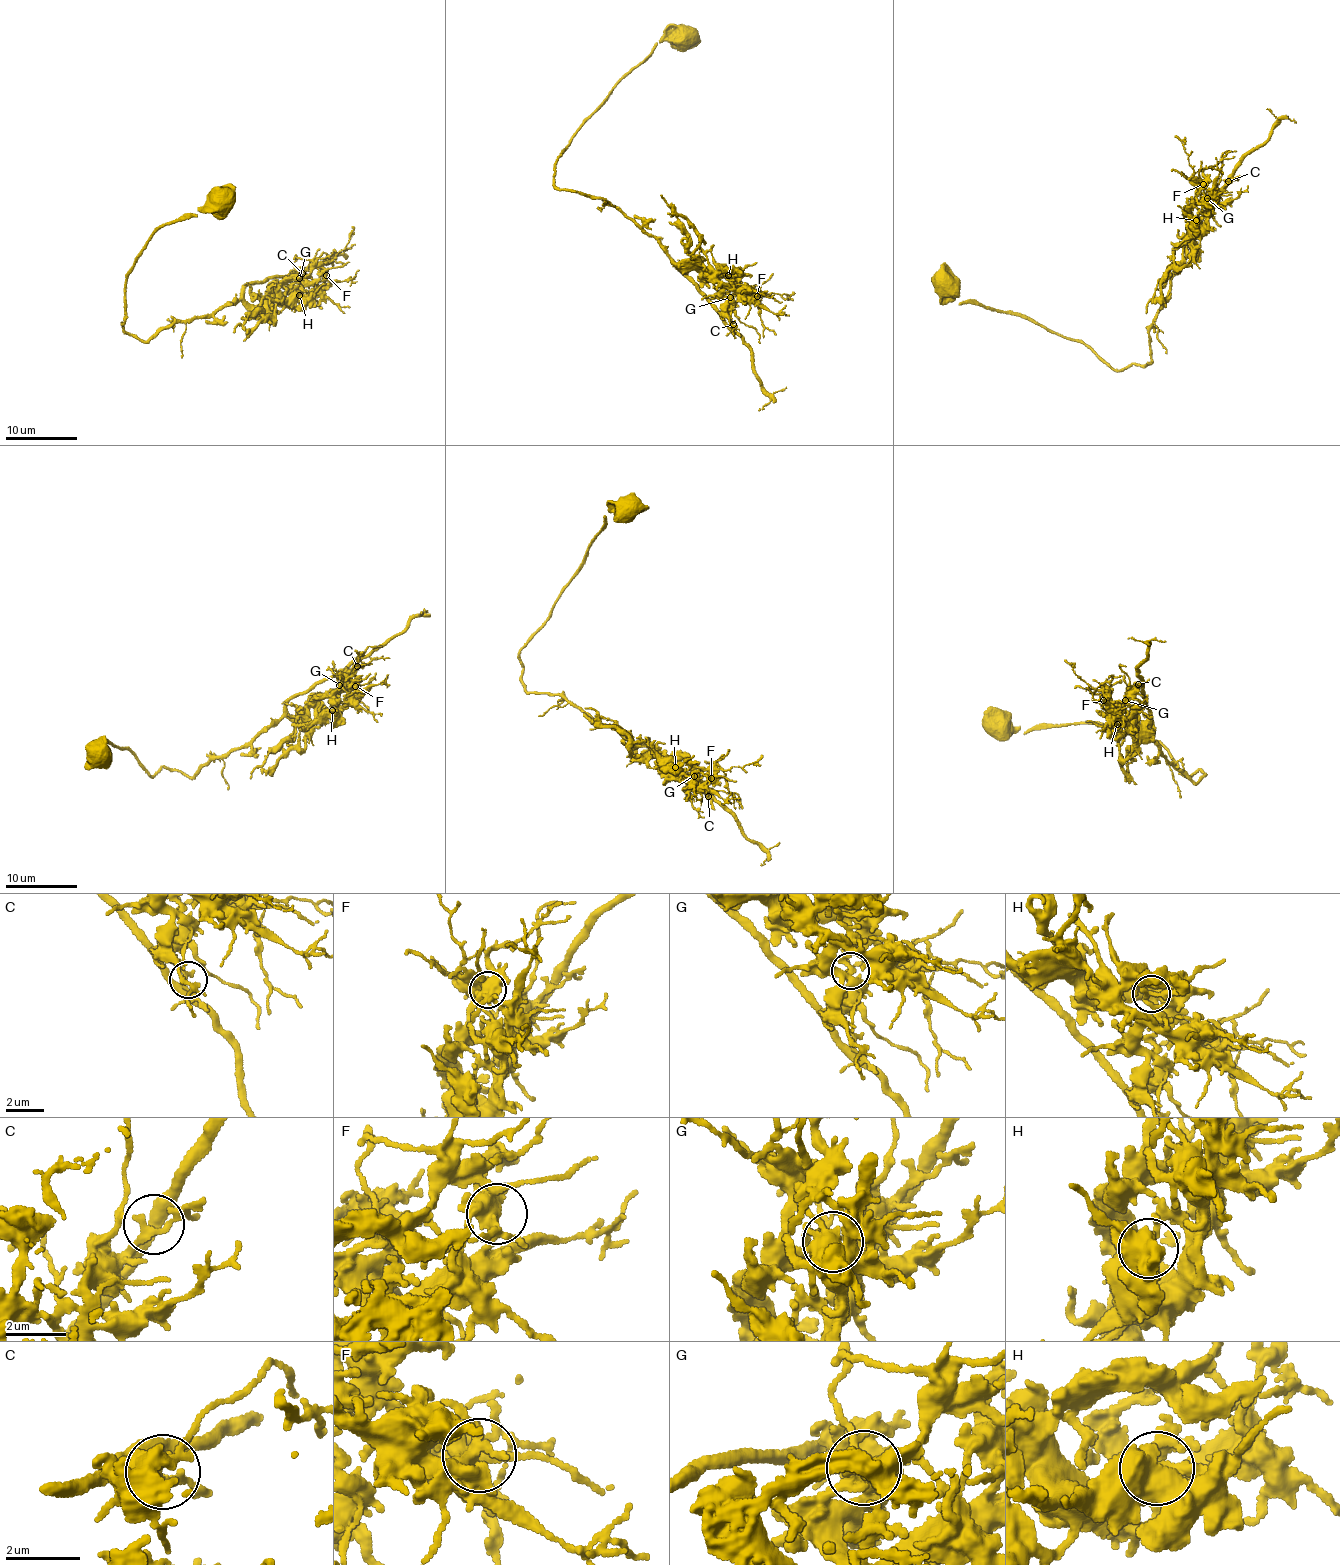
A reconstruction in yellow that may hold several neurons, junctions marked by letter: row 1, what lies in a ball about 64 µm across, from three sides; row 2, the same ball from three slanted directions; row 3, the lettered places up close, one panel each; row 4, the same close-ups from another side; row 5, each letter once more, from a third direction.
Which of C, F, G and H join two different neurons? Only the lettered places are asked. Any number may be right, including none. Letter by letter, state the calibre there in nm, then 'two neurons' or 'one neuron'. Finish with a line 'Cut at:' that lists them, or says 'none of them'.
C: calibre 190 nm; one neuron
F: calibre 460 nm; one neuron
G: calibre 240 nm; one neuron
H: calibre 220 nm; one neuron
Cut at: none of them

